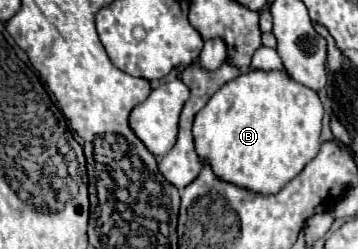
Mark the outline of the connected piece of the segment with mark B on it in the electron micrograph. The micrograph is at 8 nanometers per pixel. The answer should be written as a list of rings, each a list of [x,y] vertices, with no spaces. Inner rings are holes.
[[[285,67],[275,71],[253,69],[227,81],[199,111],[193,125],[195,147],[203,163],[209,163],[219,179],[263,195],[271,195],[295,175],[299,175],[301,169],[319,153],[321,119],[323,107],[317,93],[309,87],[303,87],[301,83],[295,83],[295,79],[287,75]]]

